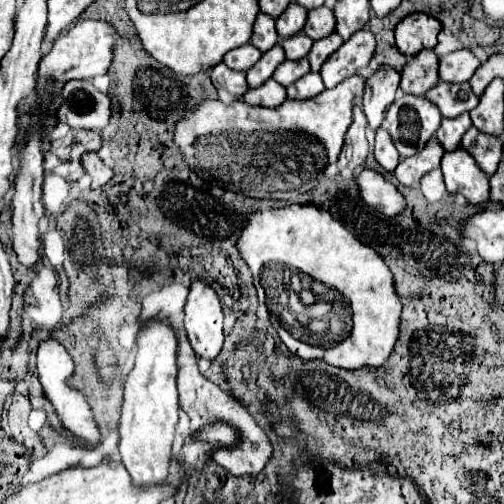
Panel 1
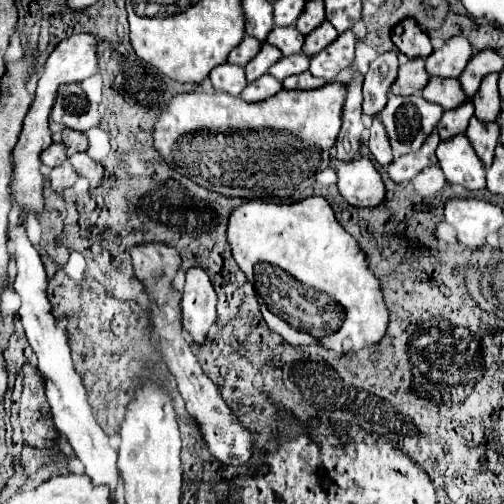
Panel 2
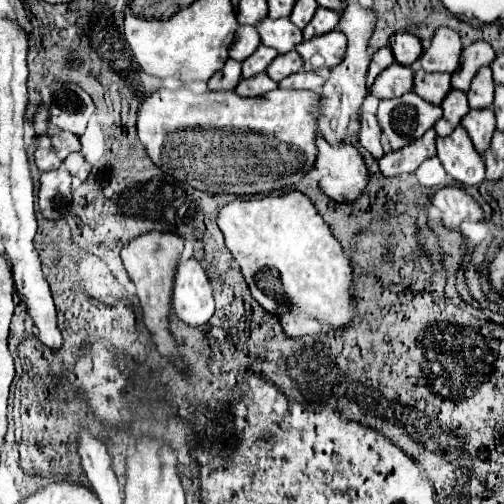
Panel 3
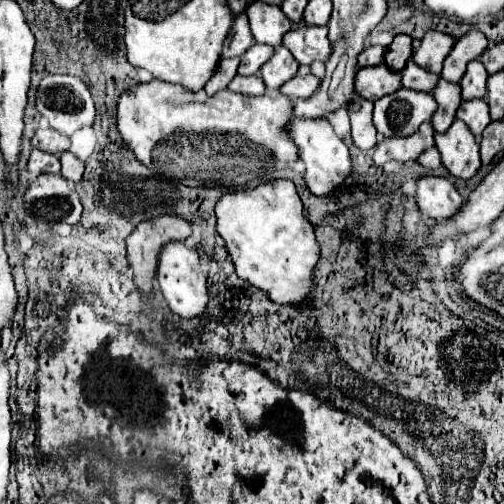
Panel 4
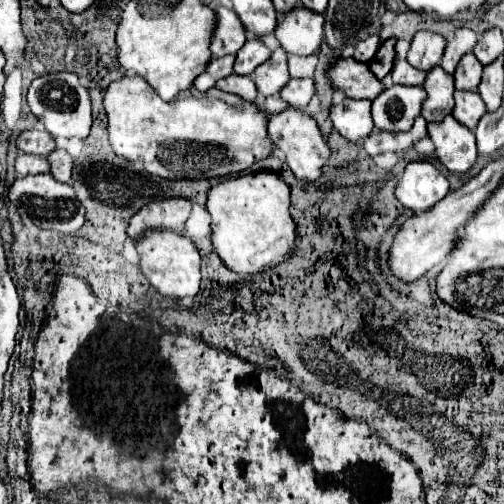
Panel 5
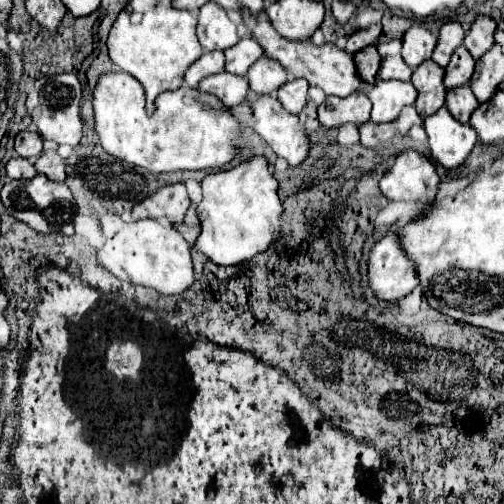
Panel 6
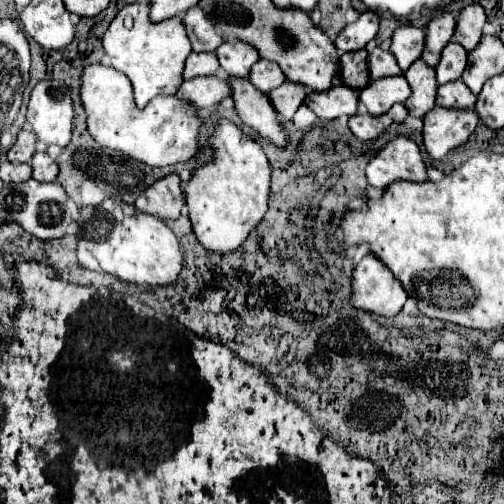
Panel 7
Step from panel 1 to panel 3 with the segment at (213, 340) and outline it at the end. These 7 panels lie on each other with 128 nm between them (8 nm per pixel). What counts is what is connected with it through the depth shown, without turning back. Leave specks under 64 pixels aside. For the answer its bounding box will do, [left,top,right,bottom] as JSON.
[172,258,214,326]

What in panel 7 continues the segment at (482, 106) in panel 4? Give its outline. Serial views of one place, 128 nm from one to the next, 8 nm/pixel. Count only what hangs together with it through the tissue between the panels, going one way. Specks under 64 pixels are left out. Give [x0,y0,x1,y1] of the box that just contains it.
[438,80,476,110]

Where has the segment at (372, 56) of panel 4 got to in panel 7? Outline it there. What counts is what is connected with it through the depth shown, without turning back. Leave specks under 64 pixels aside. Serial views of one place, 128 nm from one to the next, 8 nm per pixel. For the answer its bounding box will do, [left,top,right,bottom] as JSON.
[336,12,378,52]

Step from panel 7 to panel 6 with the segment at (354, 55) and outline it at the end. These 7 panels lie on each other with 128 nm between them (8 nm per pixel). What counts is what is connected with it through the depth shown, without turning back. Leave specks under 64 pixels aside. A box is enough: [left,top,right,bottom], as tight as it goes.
[354,46,382,84]

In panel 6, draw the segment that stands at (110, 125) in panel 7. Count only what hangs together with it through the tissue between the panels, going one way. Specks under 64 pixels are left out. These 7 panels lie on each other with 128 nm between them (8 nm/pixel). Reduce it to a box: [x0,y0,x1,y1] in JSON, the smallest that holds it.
[94,72,242,174]

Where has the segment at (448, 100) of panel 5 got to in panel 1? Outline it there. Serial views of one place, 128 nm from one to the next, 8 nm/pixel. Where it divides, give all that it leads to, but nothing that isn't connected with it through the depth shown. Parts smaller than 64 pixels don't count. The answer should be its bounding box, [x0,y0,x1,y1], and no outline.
[436,112,472,150]

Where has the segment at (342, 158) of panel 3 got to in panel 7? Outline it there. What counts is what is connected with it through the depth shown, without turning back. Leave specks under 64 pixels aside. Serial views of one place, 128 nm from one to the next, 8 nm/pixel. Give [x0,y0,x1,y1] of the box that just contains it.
[228,78,288,150]

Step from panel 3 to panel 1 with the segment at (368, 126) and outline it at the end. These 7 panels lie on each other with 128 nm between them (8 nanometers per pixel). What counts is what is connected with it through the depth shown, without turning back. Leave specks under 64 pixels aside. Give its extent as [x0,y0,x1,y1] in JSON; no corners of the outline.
[374,128,398,172]

